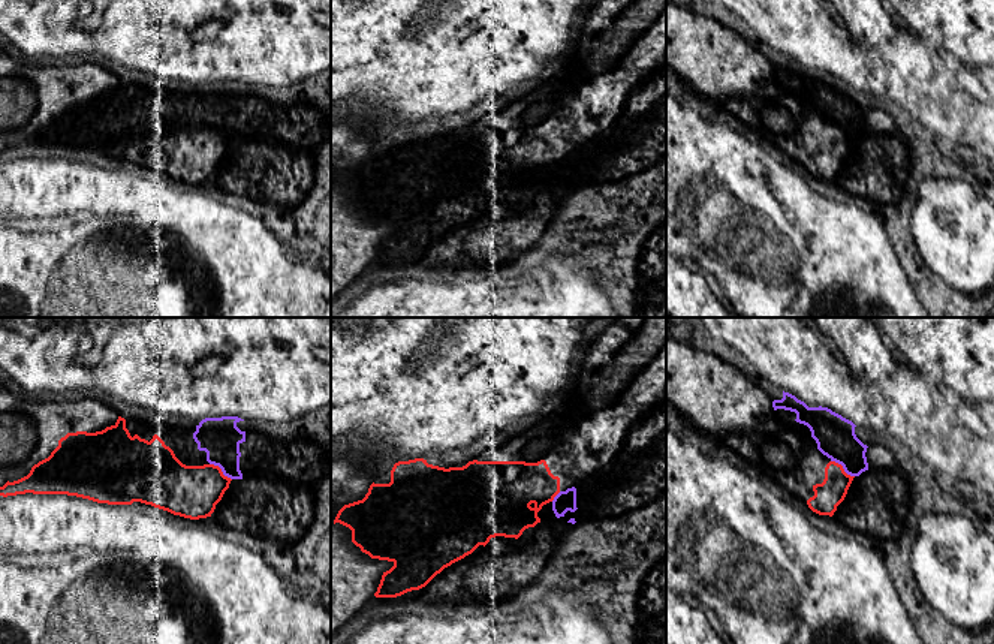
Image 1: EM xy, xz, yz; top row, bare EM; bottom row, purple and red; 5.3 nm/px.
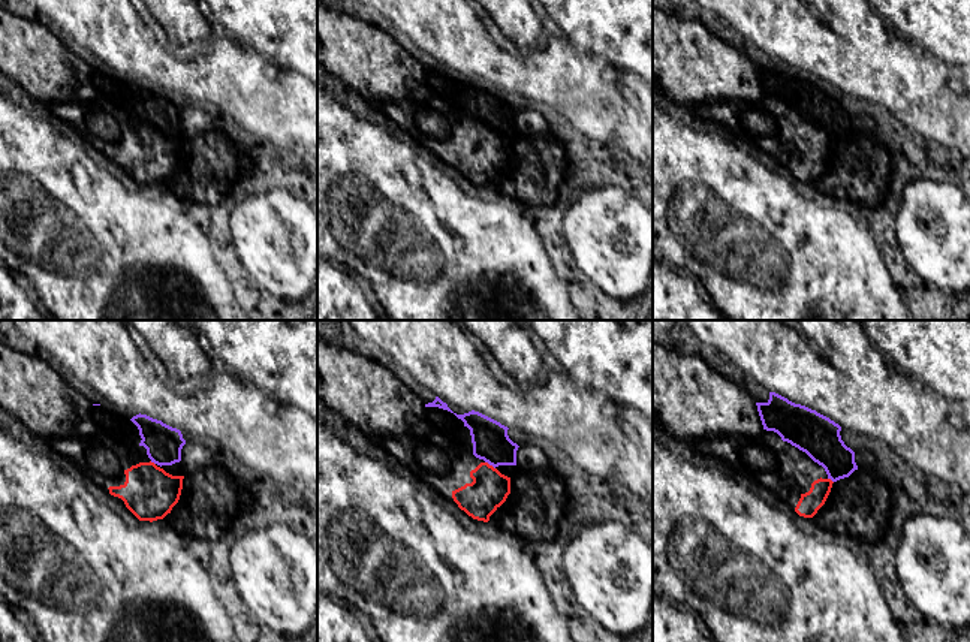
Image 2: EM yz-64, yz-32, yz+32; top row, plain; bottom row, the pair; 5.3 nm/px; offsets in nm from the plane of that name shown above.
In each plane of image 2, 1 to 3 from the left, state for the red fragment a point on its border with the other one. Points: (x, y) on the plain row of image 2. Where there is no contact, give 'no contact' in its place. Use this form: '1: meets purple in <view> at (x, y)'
1: meets purple in yz-64 at (153, 126)
2: meets purple in yz-32 at (490, 129)
3: meets purple in yz+32 at (831, 144)

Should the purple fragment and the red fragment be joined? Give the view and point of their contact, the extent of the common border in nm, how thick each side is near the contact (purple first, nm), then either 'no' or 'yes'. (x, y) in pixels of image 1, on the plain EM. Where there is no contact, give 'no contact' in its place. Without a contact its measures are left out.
yz (843, 132) | 160 nm | 220/150 nm | yes

